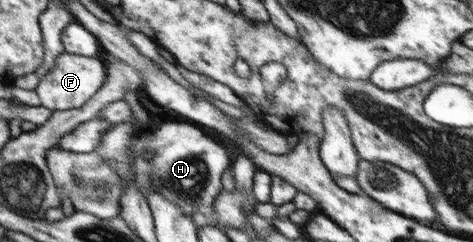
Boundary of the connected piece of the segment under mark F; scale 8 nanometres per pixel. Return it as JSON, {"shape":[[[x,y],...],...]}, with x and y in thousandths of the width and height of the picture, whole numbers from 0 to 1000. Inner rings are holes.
{"shape":[[[133,215],[116,252],[118,269],[85,318],[76,360],[87,434],[108,459],[173,446],[222,339],[226,281],[218,277],[218,256],[205,236],[188,240]]]}

